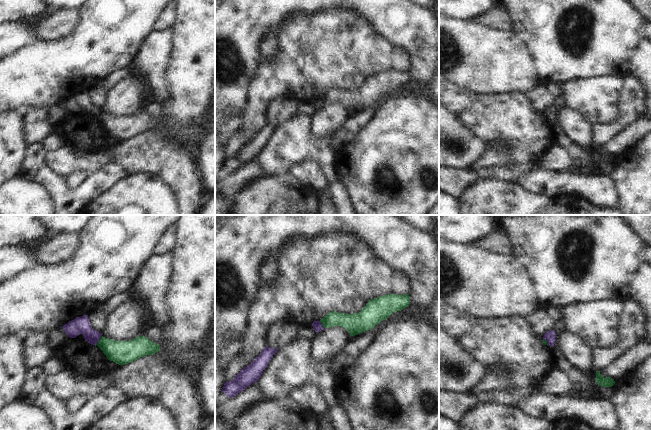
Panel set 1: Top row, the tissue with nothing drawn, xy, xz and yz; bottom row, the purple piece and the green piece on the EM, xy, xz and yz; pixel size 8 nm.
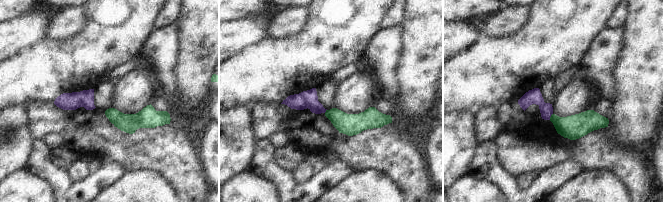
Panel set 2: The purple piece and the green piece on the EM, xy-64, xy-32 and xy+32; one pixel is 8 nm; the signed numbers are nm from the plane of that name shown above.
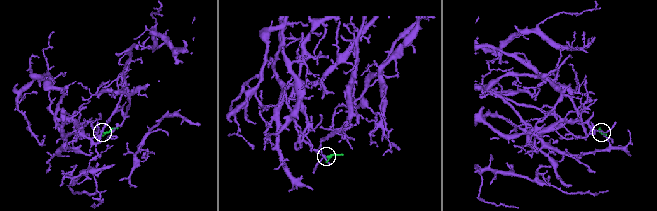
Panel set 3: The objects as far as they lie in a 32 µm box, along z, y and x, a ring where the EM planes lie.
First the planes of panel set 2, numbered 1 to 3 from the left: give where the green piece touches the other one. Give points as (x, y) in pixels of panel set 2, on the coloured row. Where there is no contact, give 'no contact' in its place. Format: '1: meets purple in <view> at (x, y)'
1: no contact
2: meets purple in xy-32 at (325, 111)
3: meets purple in xy+32 at (550, 116)

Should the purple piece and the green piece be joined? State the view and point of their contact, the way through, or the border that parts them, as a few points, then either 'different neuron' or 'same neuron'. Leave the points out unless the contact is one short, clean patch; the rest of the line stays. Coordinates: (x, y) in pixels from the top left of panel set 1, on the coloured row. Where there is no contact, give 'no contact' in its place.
xy (98, 340) | along xy (101, 335), (96, 344) | different neuron

